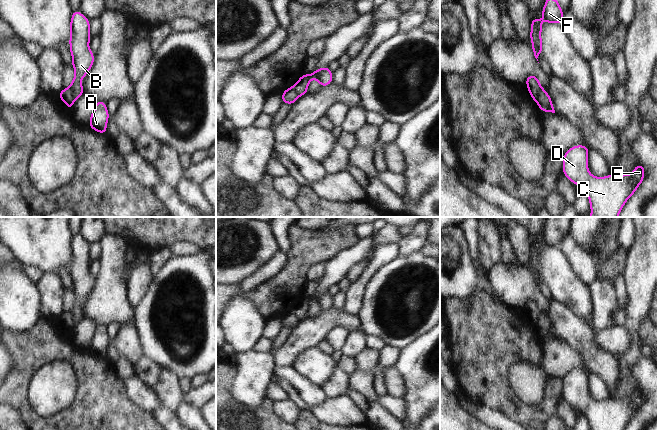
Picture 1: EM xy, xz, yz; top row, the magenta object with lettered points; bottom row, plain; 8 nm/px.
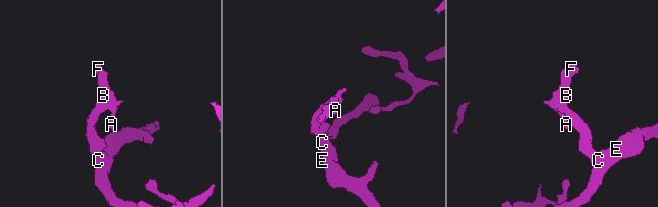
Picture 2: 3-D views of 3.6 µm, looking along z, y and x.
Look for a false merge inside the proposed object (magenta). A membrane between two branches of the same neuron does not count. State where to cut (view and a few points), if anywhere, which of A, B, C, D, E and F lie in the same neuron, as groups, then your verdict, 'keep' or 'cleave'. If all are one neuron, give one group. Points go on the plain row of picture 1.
cut in xy along (68, 312), (74, 324); A B F / C D E; cleave

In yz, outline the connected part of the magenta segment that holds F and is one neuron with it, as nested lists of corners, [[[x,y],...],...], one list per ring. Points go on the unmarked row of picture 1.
[[[547,221],[542,240],[546,247],[564,247],[563,234],[555,222]]]

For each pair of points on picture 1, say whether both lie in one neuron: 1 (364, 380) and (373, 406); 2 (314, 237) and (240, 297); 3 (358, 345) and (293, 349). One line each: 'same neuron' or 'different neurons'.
1: same neuron
2: different neurons
3: different neurons

